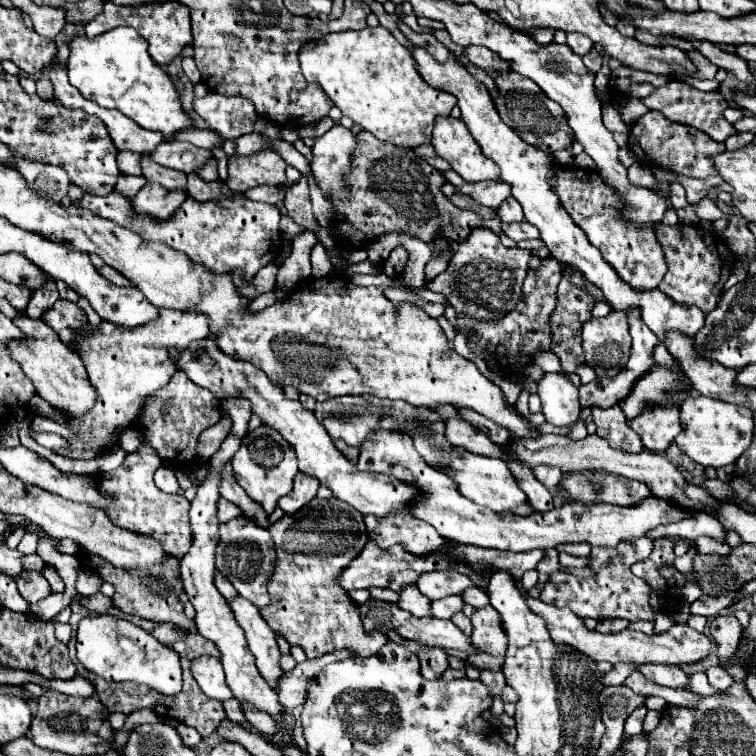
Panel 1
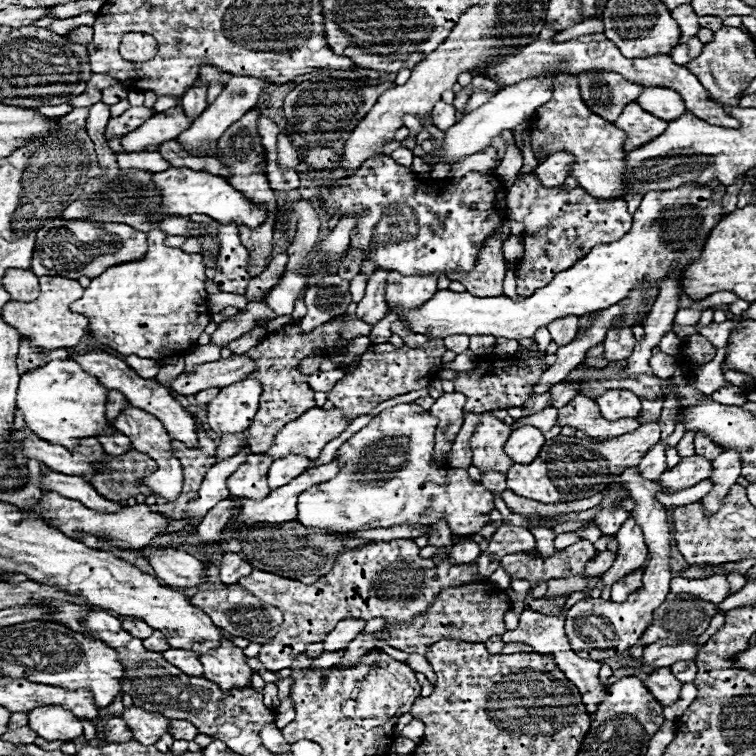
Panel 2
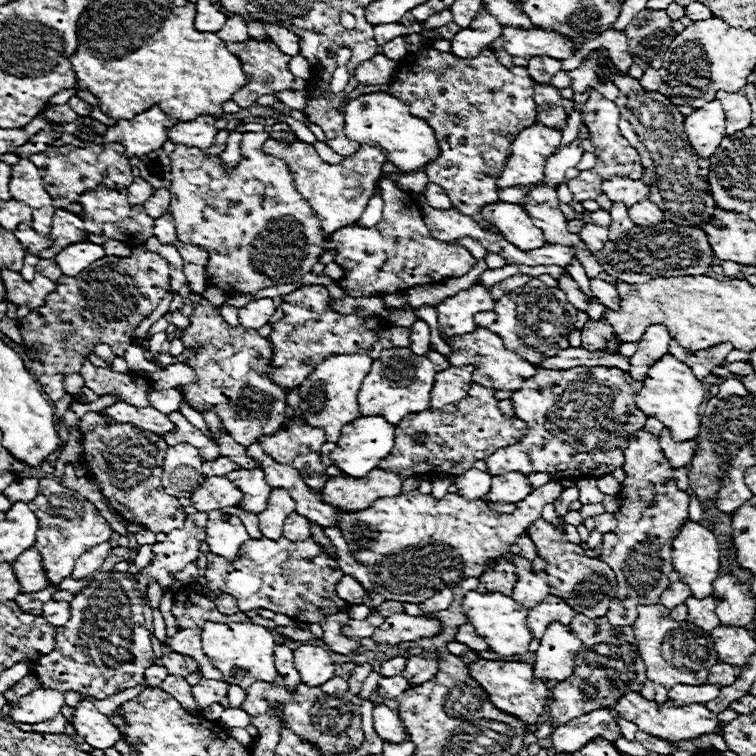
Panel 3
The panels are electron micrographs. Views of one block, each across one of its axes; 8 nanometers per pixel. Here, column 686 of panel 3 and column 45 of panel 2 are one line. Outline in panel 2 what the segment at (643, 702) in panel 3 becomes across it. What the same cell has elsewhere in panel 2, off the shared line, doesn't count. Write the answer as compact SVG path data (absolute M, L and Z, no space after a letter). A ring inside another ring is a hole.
M40 706L28 714L28 726L44 740L76 740L84 734L80 718L66 712L62 706Z

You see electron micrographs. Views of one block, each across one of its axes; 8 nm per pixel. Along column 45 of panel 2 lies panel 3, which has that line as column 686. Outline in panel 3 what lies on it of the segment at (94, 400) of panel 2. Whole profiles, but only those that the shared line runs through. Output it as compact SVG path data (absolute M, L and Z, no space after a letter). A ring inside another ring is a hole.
M666 354L648 368L644 386L634 396L634 402L646 416L660 420L672 432L672 438L676 442L694 440L700 430L698 406L704 402L704 386L684 362L676 360L672 354Z

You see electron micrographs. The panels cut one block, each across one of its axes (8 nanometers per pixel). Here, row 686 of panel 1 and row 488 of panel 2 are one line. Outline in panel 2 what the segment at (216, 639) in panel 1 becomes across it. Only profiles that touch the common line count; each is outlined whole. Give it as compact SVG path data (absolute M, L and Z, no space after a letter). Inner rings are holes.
M266 454L246 456L246 462L226 480L230 494L250 500L262 500L262 496L268 496L270 486L266 484L266 472L272 462L274 458Z

